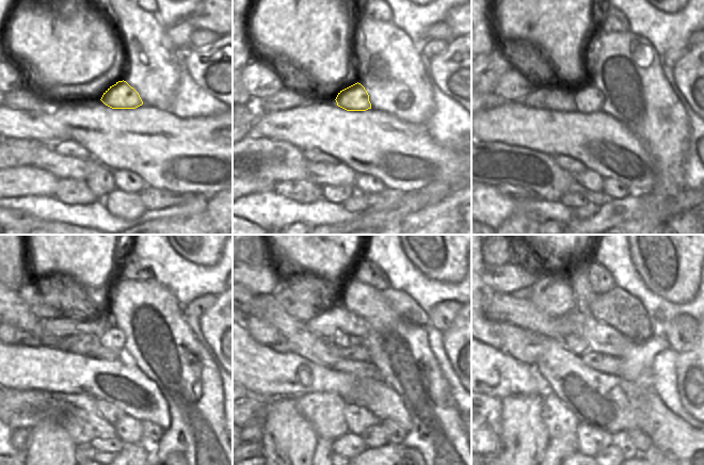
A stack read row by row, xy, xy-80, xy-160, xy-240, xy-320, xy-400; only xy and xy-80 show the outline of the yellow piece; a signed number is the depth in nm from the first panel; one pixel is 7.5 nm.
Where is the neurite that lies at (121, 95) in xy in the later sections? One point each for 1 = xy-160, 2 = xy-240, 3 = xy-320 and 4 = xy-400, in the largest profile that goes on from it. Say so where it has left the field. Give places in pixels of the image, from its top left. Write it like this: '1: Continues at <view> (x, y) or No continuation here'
1: Continues at xy-160 (589, 99)
2: Continues at xy-240 (113, 338)
3: Continues at xy-320 (344, 340)
4: Continues at xy-400 (574, 343)

